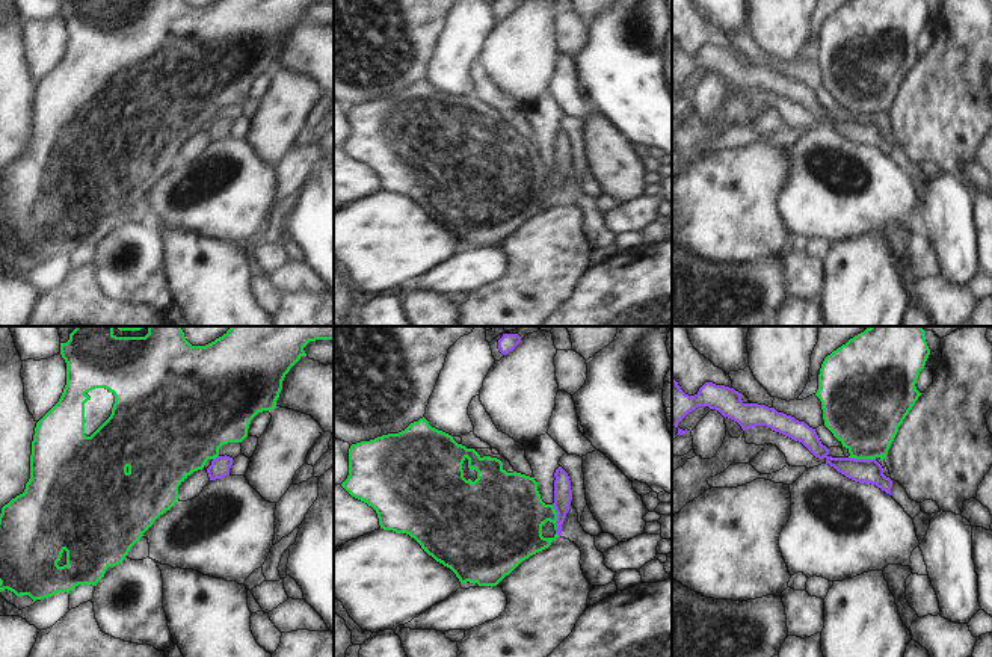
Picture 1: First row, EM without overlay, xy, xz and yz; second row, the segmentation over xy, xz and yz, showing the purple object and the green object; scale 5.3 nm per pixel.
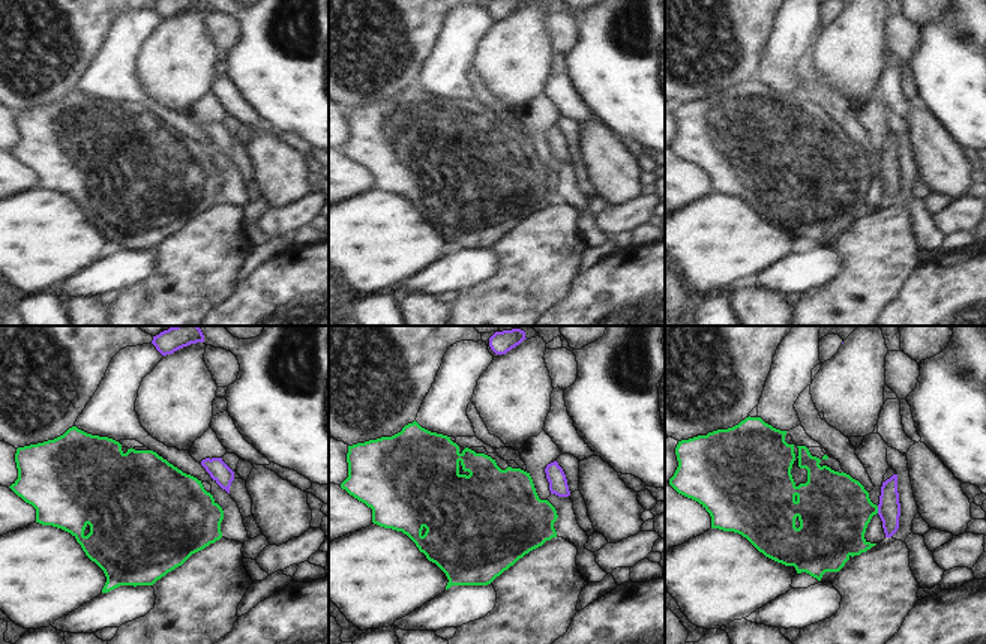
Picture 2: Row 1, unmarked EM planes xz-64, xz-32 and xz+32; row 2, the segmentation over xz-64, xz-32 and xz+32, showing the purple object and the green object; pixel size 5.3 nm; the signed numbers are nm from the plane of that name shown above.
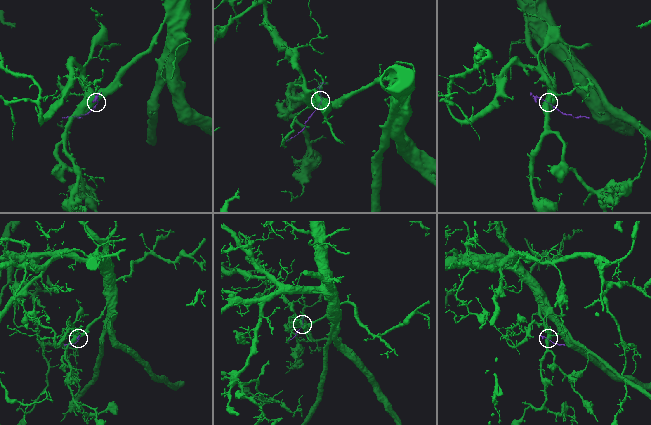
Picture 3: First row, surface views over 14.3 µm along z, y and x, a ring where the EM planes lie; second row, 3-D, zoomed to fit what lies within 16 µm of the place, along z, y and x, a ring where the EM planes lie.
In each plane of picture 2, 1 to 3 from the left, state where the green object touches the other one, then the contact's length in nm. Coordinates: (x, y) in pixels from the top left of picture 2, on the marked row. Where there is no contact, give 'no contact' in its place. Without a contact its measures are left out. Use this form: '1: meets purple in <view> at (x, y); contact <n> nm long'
1: no contact
2: no contact
3: meets purple in xz+32 at (878, 509); contact 40 nm long

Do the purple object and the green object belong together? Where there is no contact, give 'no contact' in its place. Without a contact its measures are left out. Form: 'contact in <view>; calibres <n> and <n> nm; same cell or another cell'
contact in yz; calibres 130 and 400 nm; another cell

